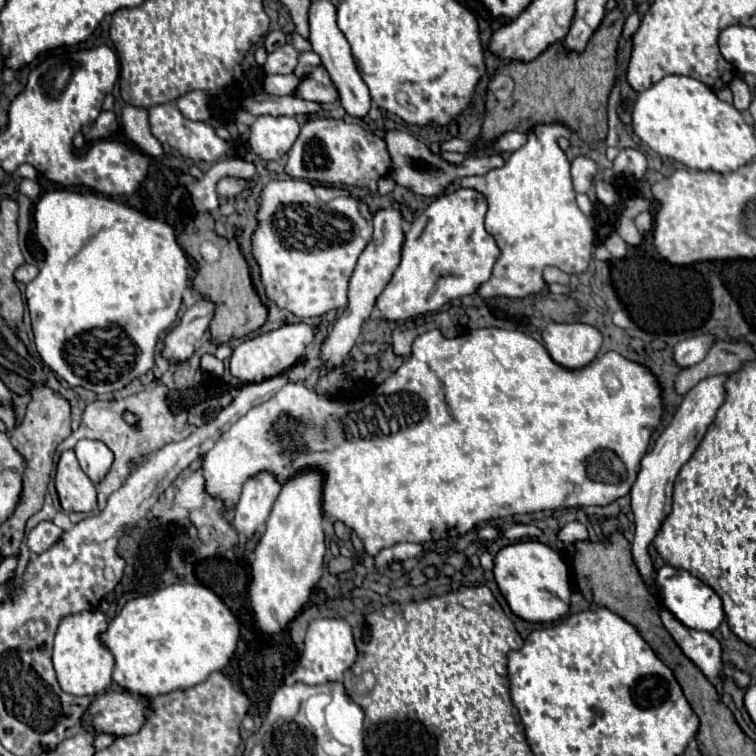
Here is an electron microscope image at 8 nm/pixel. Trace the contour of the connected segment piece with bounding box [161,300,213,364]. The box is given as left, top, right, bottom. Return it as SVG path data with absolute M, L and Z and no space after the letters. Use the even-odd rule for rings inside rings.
M197 300L195 306L191 306L183 314L179 324L167 332L161 356L175 364L187 362L195 350L197 338L203 336L211 318L213 318L213 304L209 304L209 300Z

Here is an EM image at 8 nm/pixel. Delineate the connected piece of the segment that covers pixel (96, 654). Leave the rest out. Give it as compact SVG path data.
M99 610L81 612L77 616L67 616L65 620L61 620L53 646L53 666L63 692L73 696L97 696L111 686L111 672L115 666L115 658L97 640L97 634L101 634L105 628L107 628L107 618Z

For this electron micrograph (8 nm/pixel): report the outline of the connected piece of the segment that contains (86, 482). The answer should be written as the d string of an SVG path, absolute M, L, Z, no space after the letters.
M65 450L57 464L55 486L65 512L95 512L97 490L89 476L77 464L75 452Z

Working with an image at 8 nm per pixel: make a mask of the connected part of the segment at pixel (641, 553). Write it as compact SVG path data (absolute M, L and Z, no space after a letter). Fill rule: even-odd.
M727 374L707 376L701 382L697 382L685 394L685 400L681 402L681 406L679 406L677 414L673 416L671 424L657 438L655 446L645 454L645 458L641 462L641 470L639 470L637 482L631 488L631 506L633 506L633 514L635 514L633 558L635 558L635 564L637 564L643 580L645 580L645 584L649 588L655 586L655 582L653 582L653 572L655 570L653 570L653 560L649 556L649 544L653 542L653 538L657 536L663 520L671 512L671 504L673 504L673 482L675 482L681 466L691 458L691 454L695 452L695 448L703 440L709 424L715 420L715 414L717 414L719 406L727 398L725 382L727 382Z

